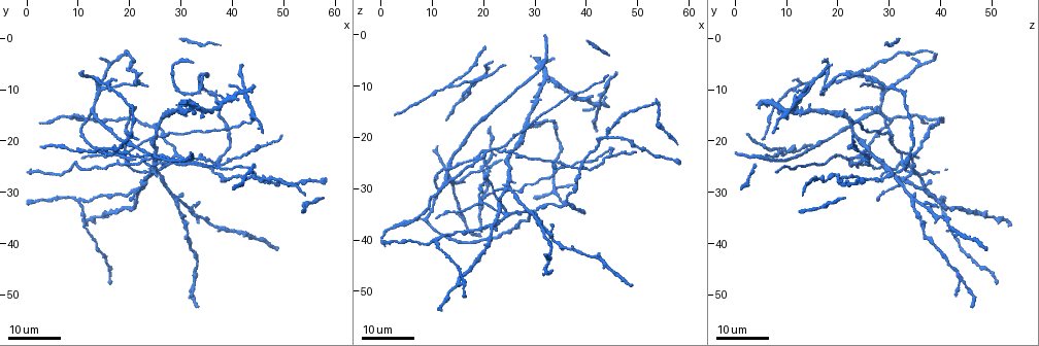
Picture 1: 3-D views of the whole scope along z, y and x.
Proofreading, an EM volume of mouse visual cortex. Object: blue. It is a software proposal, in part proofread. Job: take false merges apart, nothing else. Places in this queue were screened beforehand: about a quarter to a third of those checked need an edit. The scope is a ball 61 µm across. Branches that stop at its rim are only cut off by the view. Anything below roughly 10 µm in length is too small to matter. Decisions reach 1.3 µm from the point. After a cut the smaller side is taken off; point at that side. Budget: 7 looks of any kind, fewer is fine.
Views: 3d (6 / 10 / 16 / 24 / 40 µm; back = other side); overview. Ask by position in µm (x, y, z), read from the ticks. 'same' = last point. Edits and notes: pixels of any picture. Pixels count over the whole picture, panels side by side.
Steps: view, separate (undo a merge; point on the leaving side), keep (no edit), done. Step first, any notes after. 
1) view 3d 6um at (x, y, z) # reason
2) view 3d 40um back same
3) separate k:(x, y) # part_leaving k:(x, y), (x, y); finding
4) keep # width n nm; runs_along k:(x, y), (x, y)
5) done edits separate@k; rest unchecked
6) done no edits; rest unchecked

view 3d 24um at (11.5, 16.5, 30.0) # three arms meet

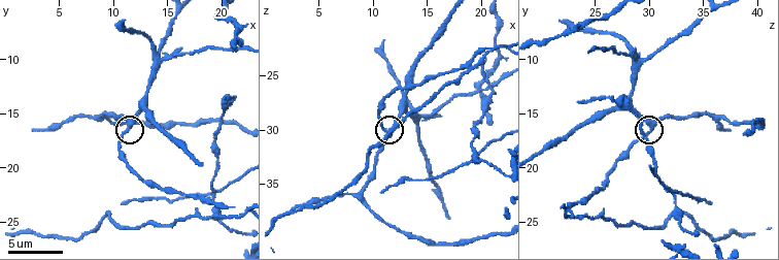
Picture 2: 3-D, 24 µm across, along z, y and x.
view 3d 6um at (11.4, 16.2, 30.0)

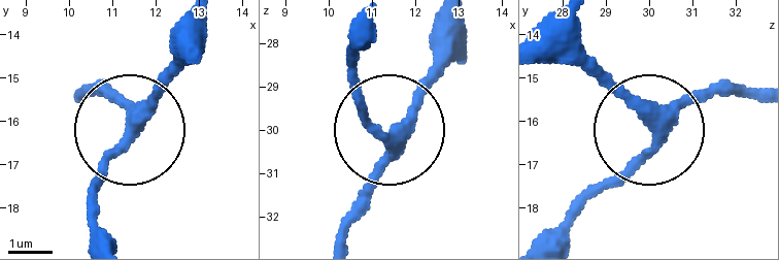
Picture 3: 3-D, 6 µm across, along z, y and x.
keep # side_arm 61 um; runs_along 3:(339, 233), (386, 144), (365, 110), (350, 47); one neuron here

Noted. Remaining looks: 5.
view 3d 10um at (14.2, 10.2, 29.0) # looks like a crossing

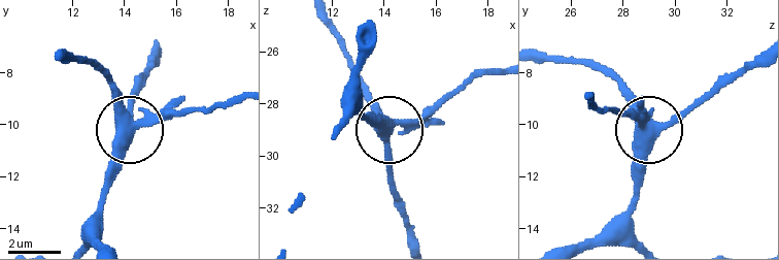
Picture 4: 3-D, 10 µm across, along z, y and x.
keep # arms 4; one neuron here

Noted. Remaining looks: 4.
view 3d 16um at (20.6, 24.6, 22.6) # four arms meet

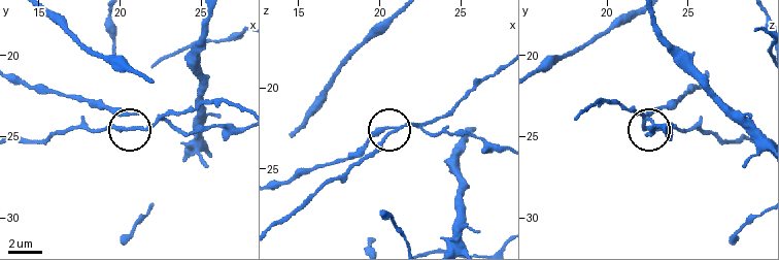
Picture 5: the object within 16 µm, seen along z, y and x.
separate 5:(168, 114) # arms 4; two neurons meet here

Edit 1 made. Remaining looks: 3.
done edits separate@5; rest unchecked

